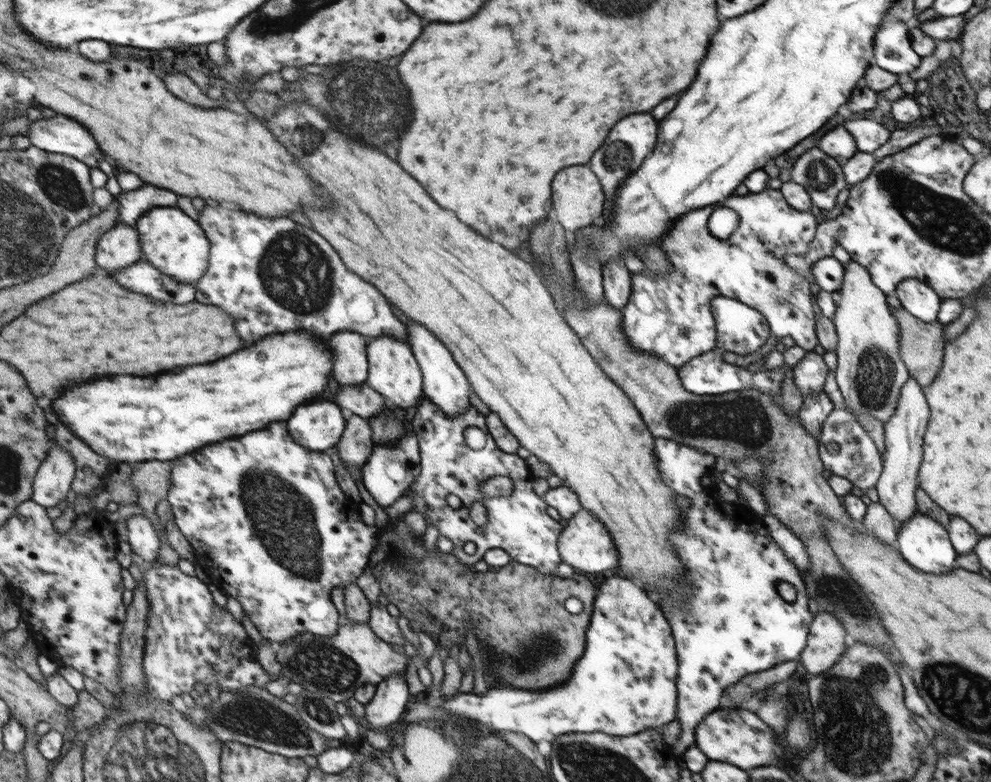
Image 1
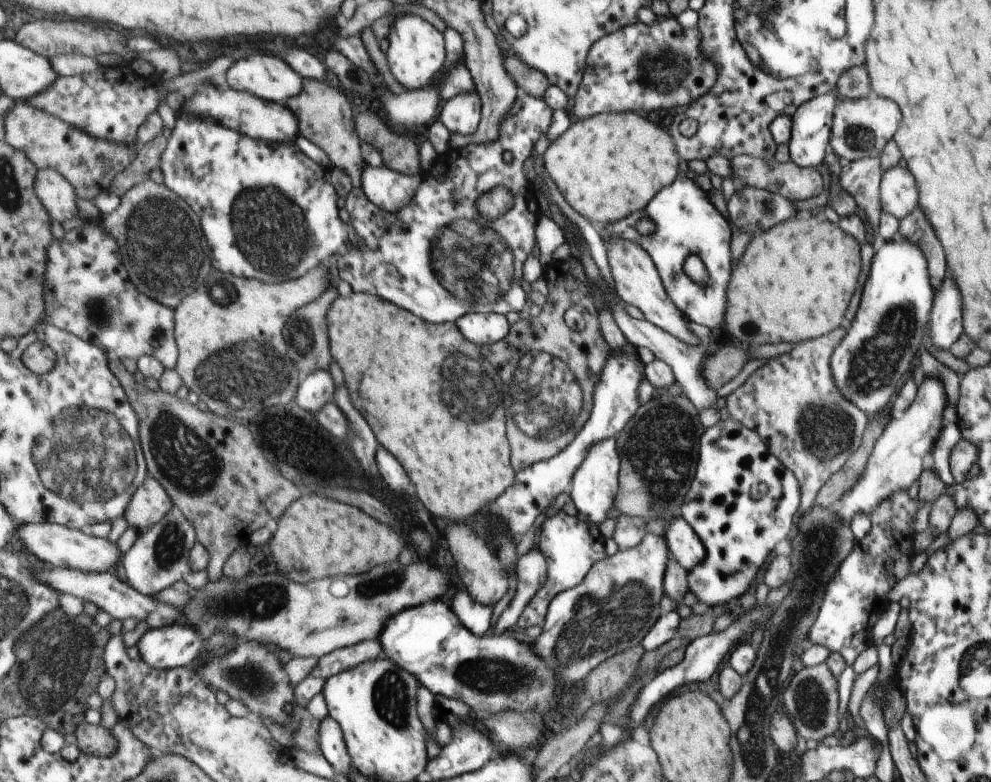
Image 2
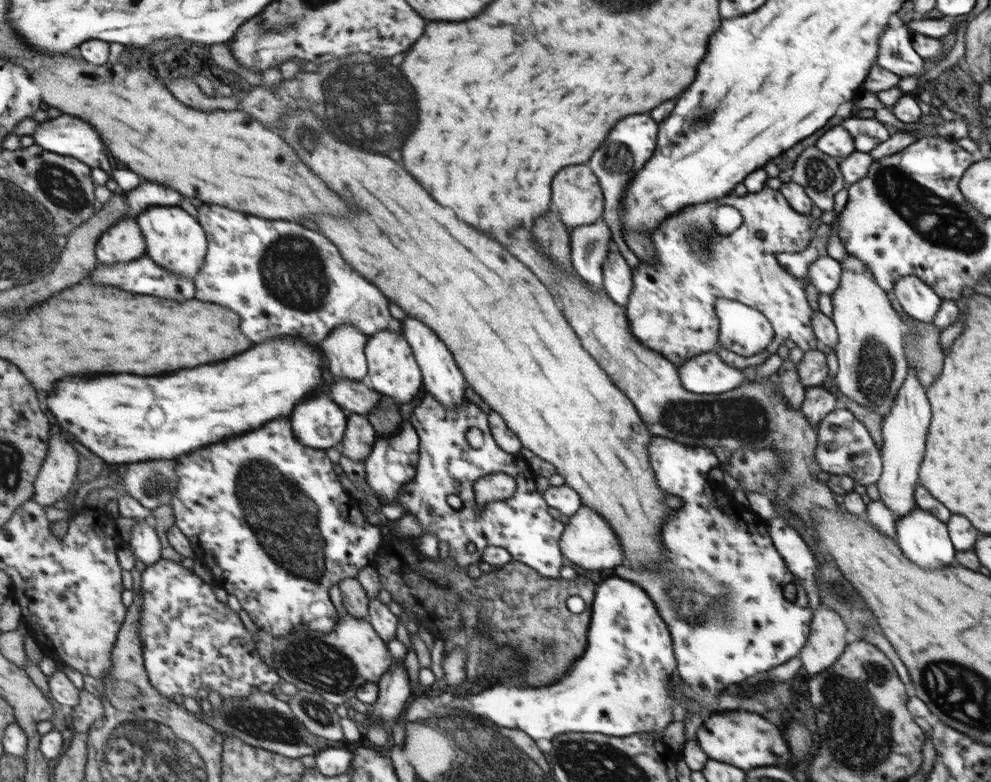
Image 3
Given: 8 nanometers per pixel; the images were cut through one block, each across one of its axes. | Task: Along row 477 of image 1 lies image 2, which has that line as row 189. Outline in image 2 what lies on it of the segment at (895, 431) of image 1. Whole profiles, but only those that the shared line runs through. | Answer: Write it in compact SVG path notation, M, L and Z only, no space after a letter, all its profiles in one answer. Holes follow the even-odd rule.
M896 165L883 172L880 182L880 202L883 212L901 221L919 206L918 194L916 180L908 172L908 168Z

